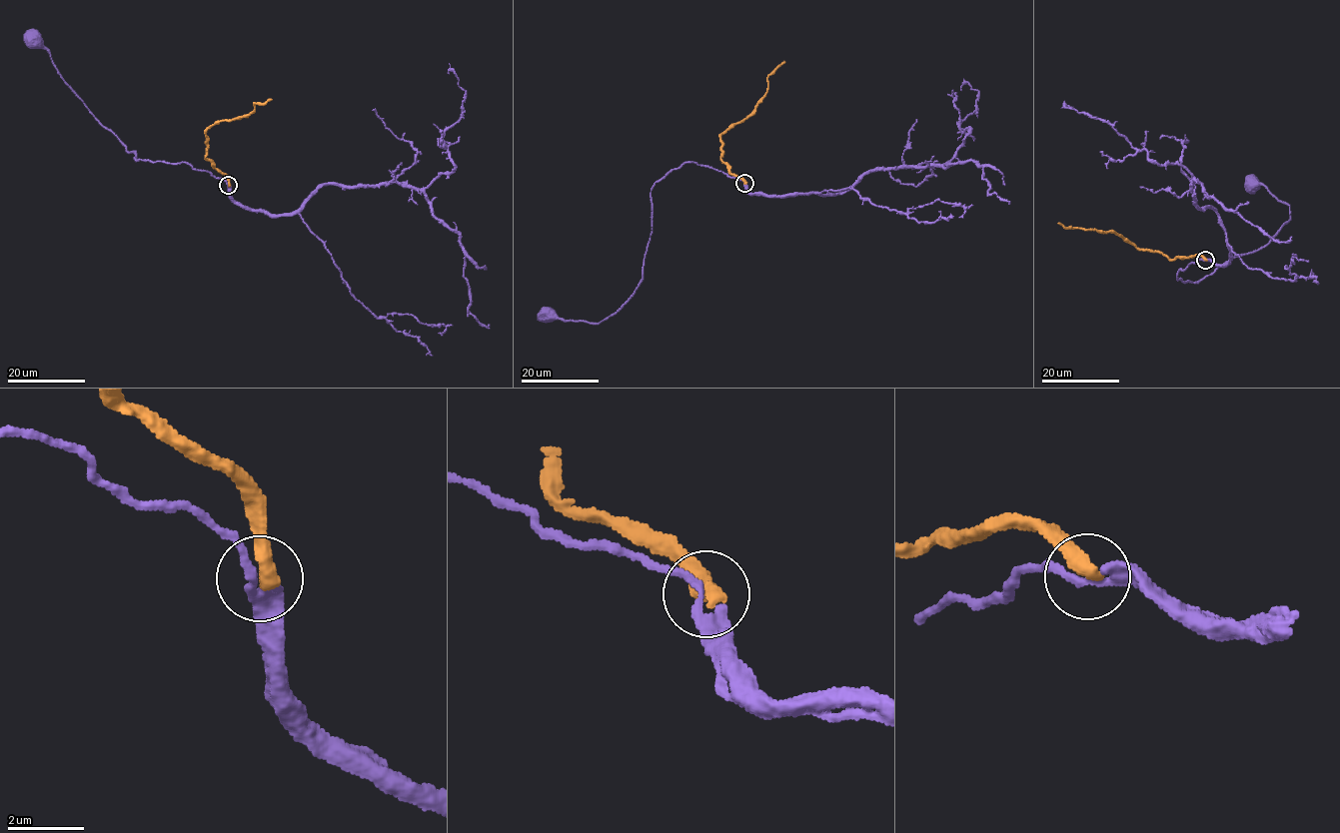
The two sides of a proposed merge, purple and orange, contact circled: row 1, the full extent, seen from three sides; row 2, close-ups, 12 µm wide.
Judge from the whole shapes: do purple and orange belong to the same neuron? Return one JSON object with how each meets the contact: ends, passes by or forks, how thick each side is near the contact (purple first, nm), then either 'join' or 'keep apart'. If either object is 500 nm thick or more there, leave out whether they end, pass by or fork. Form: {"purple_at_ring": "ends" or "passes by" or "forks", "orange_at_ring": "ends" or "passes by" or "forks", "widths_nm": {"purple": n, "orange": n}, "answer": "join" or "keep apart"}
{"purple_at_ring": "passes by", "orange_at_ring": "ends", "widths_nm": {"purple": 200, "orange": 400}, "answer": "join"}

